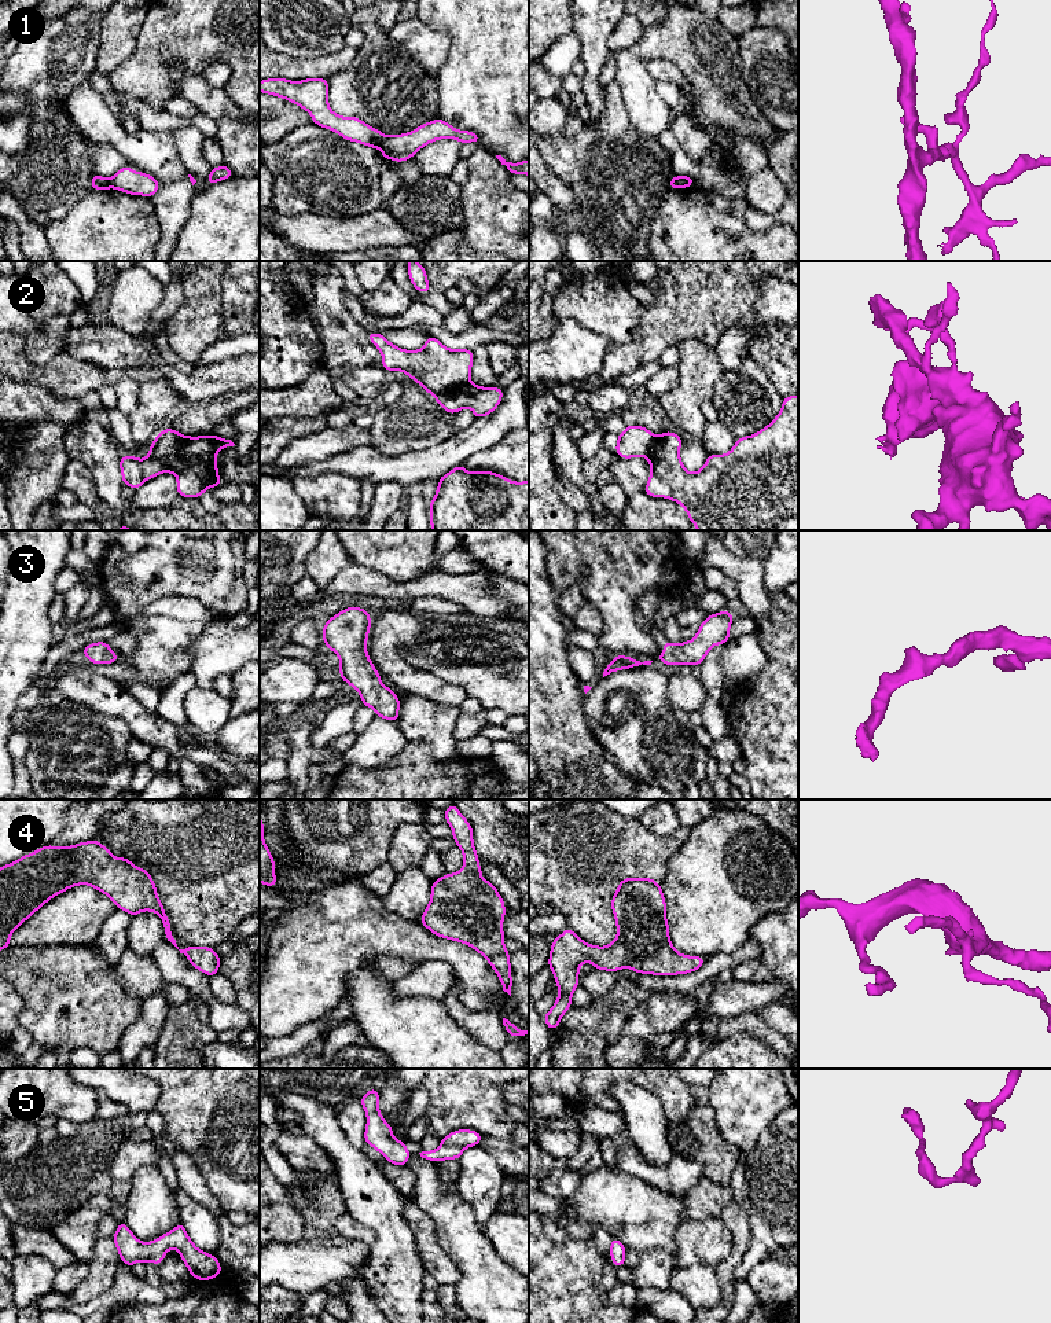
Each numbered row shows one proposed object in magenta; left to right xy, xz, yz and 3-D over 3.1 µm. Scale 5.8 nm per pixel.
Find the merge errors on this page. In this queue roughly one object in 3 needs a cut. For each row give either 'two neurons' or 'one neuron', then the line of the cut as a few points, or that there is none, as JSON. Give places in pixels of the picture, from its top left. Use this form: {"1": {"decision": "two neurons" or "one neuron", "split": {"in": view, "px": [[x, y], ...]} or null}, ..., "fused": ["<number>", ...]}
{"1": {"decision": "two neurons", "split": {"in": "xz", "px": [[386, 136], [378, 147]]}}, "2": {"decision": "two neurons", "split": {"in": "xy", "px": [[186, 436], [169, 458], [144, 462], [144, 480]]}}, "3": {"decision": "one neuron", "split": null}, "4": {"decision": "one neuron", "split": null}, "5": {"decision": "one neuron", "split": null}, "fused": ["1", "2"]}

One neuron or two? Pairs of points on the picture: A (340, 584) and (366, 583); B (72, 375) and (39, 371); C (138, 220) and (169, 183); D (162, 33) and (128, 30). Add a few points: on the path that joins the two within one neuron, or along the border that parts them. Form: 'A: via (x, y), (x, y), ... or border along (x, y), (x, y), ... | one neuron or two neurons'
A: via (346, 583), (359, 583) | one neuron
B: via (63, 375), (47, 375) | one neuron
C: border along (150, 198), (161, 234) | two neurons
D: border along (147, 14), (136, 47), (124, 61) | two neurons

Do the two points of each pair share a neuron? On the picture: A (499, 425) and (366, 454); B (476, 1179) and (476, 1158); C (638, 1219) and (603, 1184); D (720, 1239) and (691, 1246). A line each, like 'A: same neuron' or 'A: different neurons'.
A: same neuron
B: same neuron
C: same neuron
D: same neuron

